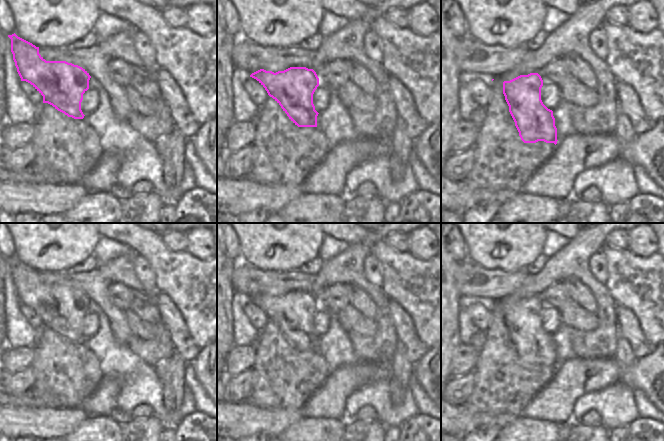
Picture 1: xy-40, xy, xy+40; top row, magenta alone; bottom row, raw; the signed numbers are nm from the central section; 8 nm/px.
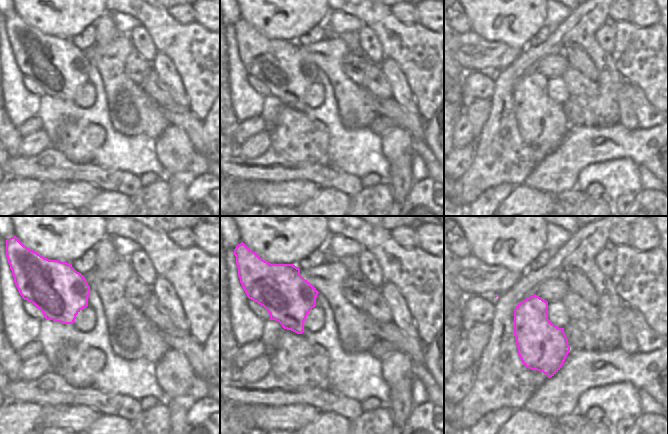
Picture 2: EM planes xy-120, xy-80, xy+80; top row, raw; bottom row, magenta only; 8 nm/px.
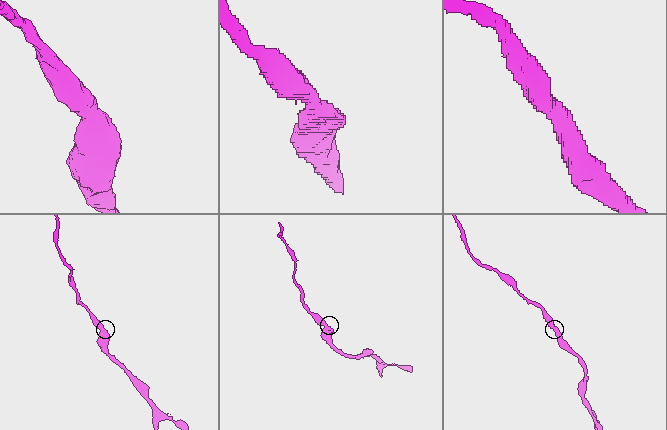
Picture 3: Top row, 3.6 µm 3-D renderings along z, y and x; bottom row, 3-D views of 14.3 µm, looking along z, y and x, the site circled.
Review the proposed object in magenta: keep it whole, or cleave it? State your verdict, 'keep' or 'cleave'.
keep

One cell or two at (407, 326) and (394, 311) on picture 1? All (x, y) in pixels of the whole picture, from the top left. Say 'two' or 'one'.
one

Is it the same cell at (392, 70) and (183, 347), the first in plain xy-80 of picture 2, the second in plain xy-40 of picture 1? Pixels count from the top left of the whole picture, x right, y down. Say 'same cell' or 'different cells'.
same cell

